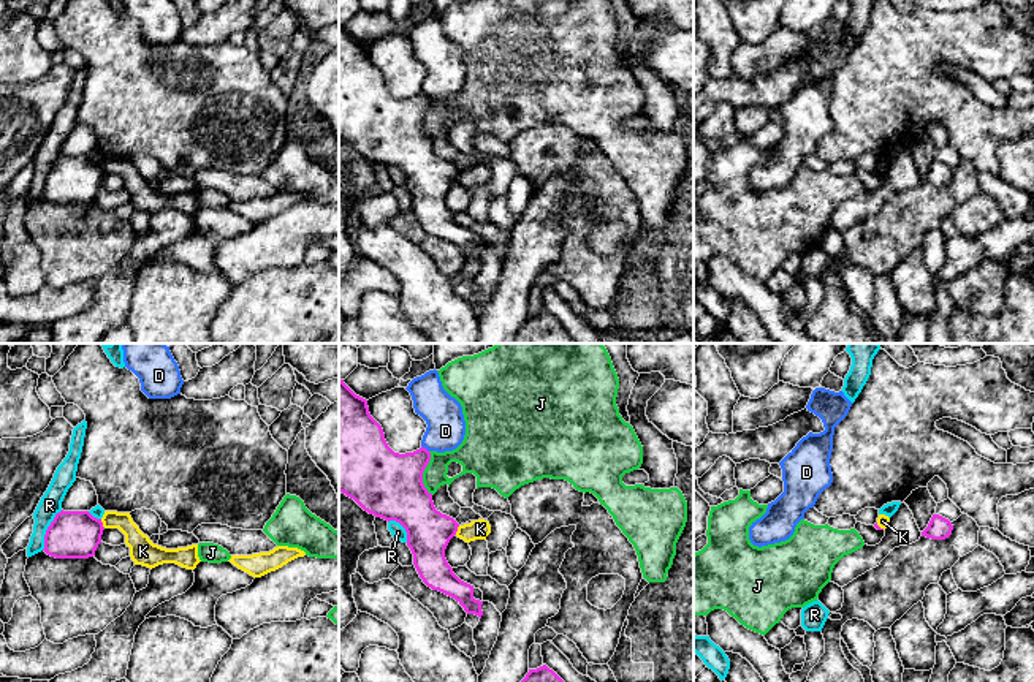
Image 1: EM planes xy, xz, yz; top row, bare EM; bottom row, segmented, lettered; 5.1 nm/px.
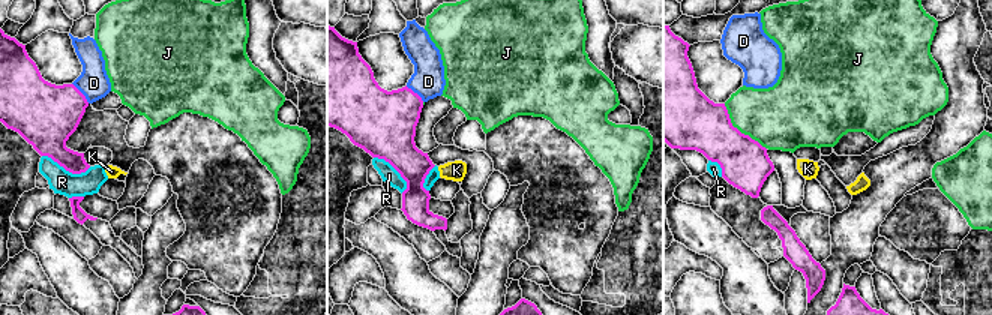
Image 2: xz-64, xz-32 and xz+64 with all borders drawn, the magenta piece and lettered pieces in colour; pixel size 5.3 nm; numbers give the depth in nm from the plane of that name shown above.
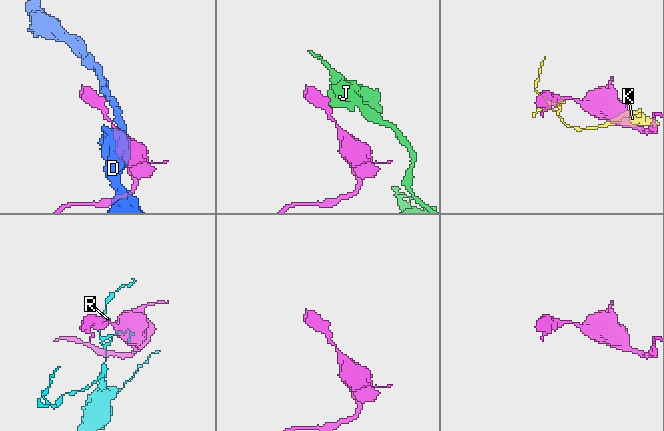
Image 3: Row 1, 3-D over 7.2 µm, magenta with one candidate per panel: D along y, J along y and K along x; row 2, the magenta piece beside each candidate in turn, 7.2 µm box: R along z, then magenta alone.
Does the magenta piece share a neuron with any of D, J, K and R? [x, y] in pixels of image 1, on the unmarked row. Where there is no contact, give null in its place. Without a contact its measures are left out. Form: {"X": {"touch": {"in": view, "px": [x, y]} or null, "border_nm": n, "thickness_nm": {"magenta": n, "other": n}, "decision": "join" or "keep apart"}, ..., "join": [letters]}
{"D": {"touch": {"in": "xz", "px": [425, 94]}, "border_nm": 50, "thickness_nm": {"magenta": 320, "other": 200}, "decision": "keep apart"}, "J": {"touch": {"in": "xz", "px": [421, 119]}, "border_nm": 220, "thickness_nm": {"magenta": 340, "other": 120}, "decision": "keep apart"}, "K": {"touch": {"in": "xy", "px": [102, 170]}, "border_nm": 50, "thickness_nm": {"magenta": 240, "other": 140}, "decision": "keep apart"}, "R": {"touch": {"in": "xy", "px": [48, 174]}, "border_nm": 240, "thickness_nm": {"magenta": 240, "other": 110}, "decision": "keep apart"}, "join": []}

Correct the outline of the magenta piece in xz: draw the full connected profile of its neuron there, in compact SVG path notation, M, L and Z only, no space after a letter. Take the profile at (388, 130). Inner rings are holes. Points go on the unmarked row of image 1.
M339 24L339 138L353 144L369 160L399 168L407 177L407 191L423 228L454 244L467 260L481 264L483 247L473 244L473 231L461 226L445 204L445 195L459 169L435 155L432 139L423 130L423 117L429 106L431 98L423 92L413 98L394 98L382 71L371 62L367 46Z

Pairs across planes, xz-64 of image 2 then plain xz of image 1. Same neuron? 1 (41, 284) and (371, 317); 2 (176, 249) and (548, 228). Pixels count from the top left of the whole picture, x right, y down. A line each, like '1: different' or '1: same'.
1: different
2: different

